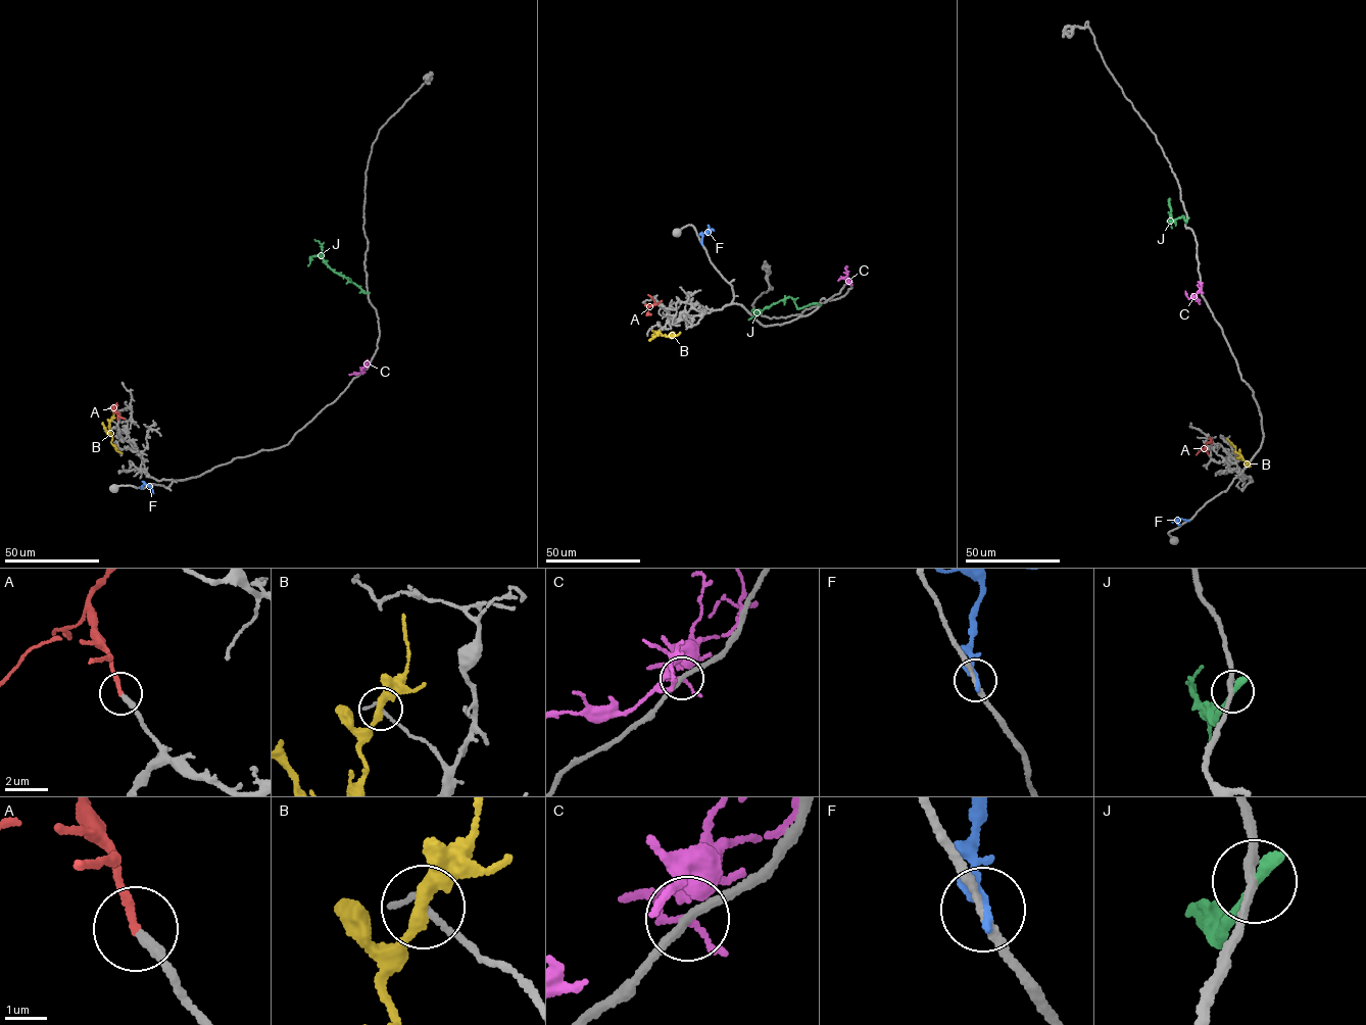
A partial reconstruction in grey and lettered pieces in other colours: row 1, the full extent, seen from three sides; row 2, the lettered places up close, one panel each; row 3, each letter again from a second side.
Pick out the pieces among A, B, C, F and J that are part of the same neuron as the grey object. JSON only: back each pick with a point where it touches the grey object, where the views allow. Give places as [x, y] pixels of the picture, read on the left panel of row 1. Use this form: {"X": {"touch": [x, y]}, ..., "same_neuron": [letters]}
{"A": {"touch": [117, 420]}, "same_neuron": ["A"]}

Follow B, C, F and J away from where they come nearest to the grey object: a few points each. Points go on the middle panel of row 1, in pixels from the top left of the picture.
B: (654, 333), (667, 336), (672, 332), (672, 338), (680, 332)
C: (849, 282), (847, 266)
F: (701, 244), (702, 234), (714, 230)
J: (819, 304), (798, 308), (793, 299), (787, 297), (748, 320)

